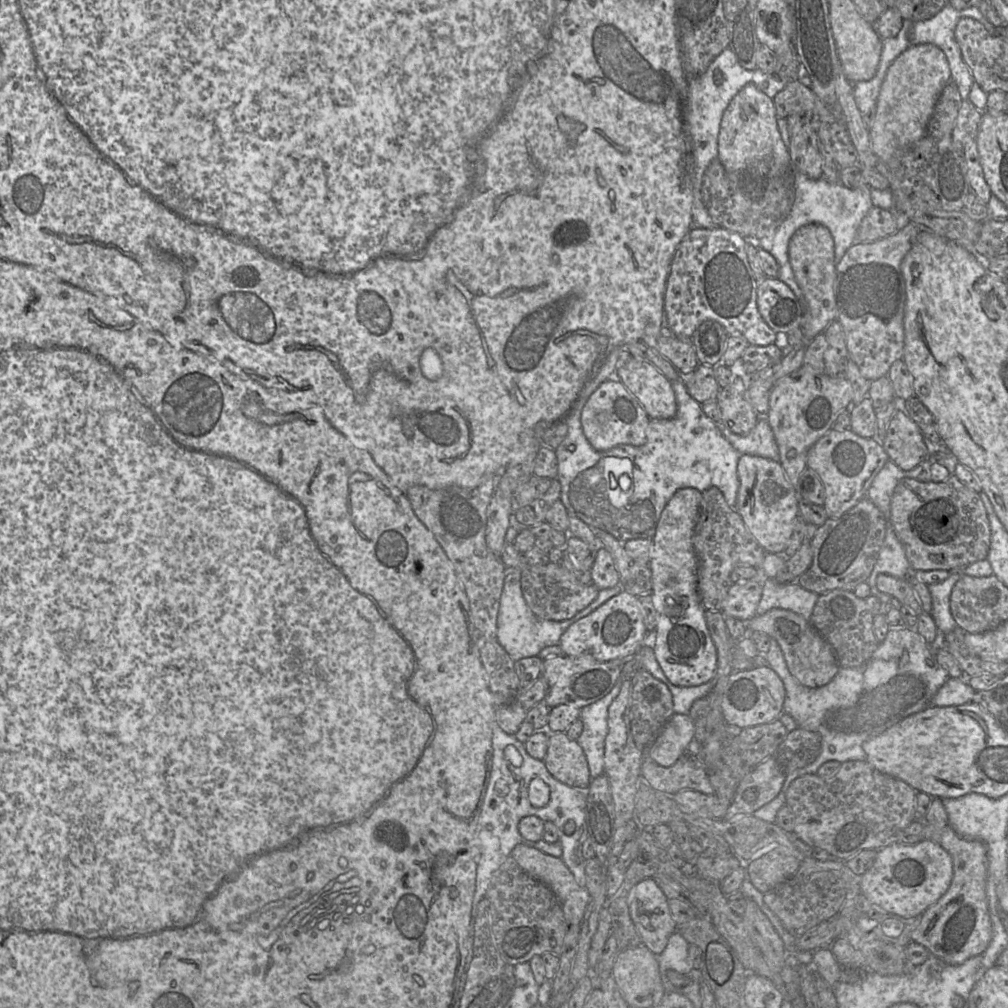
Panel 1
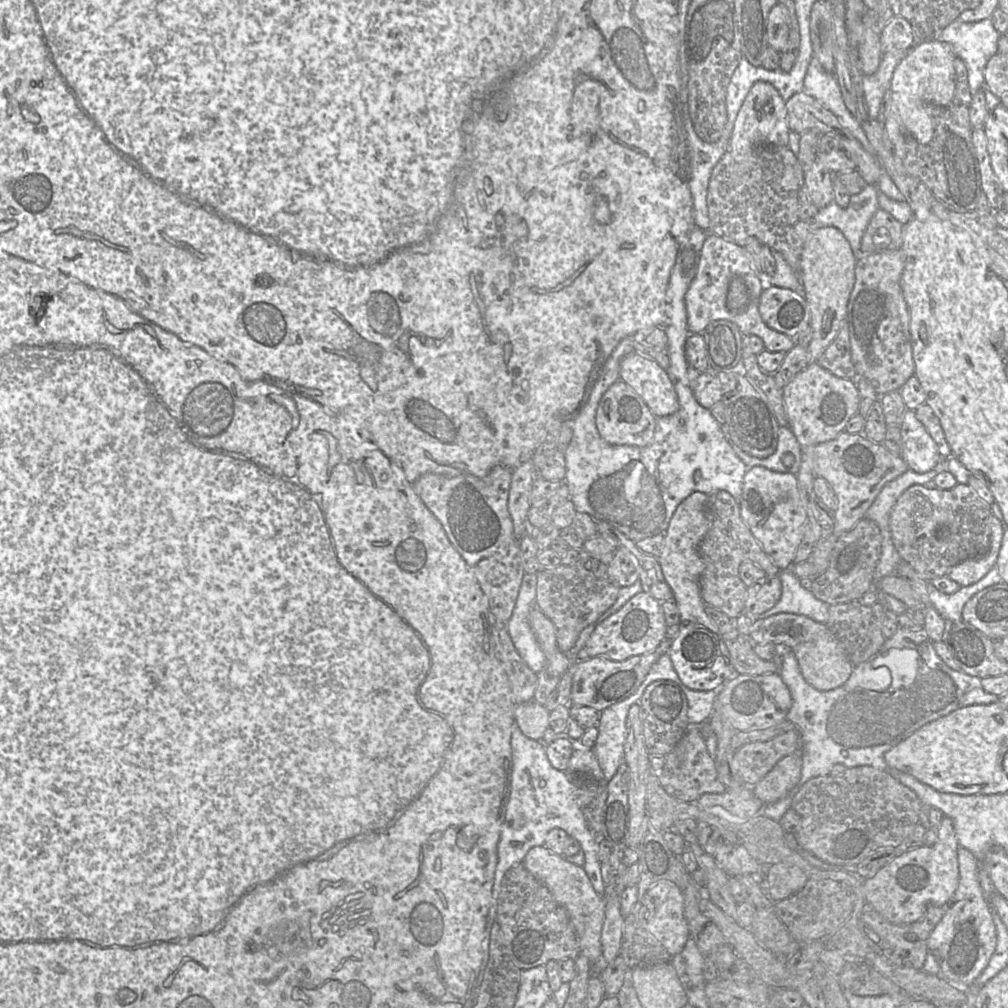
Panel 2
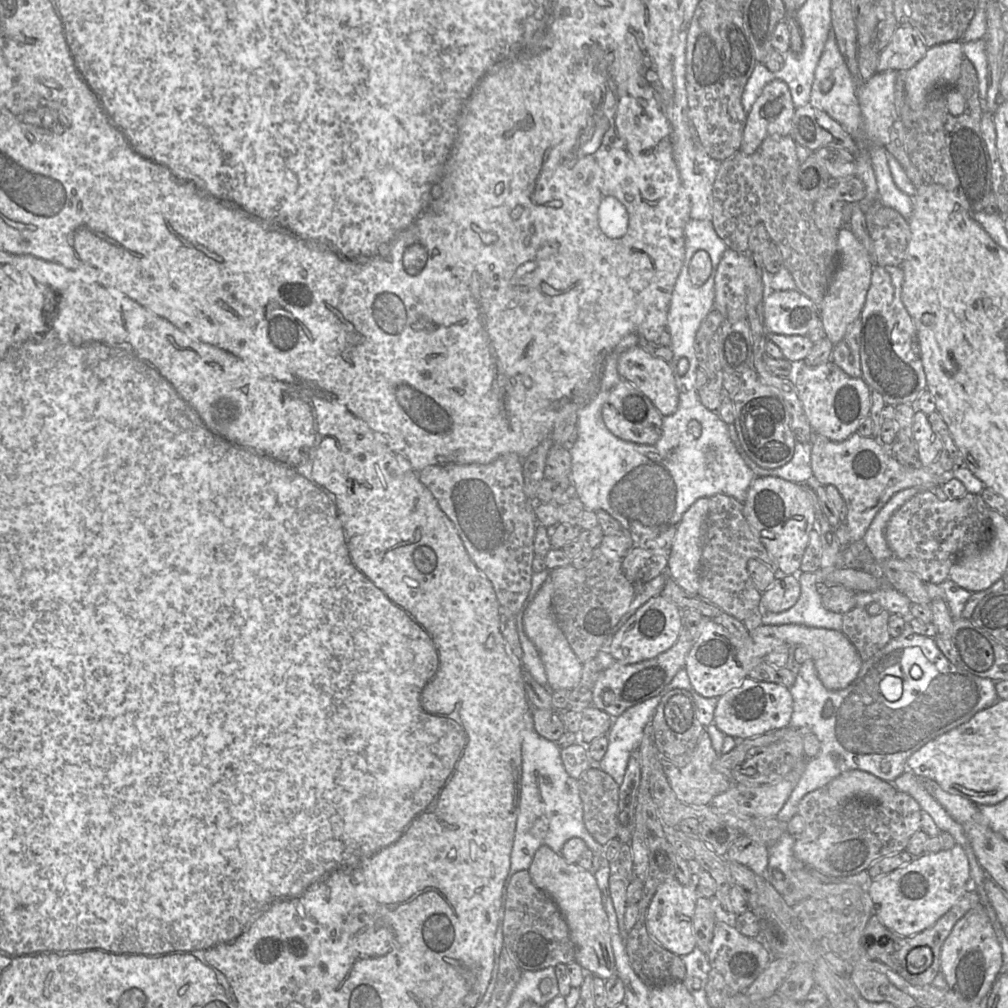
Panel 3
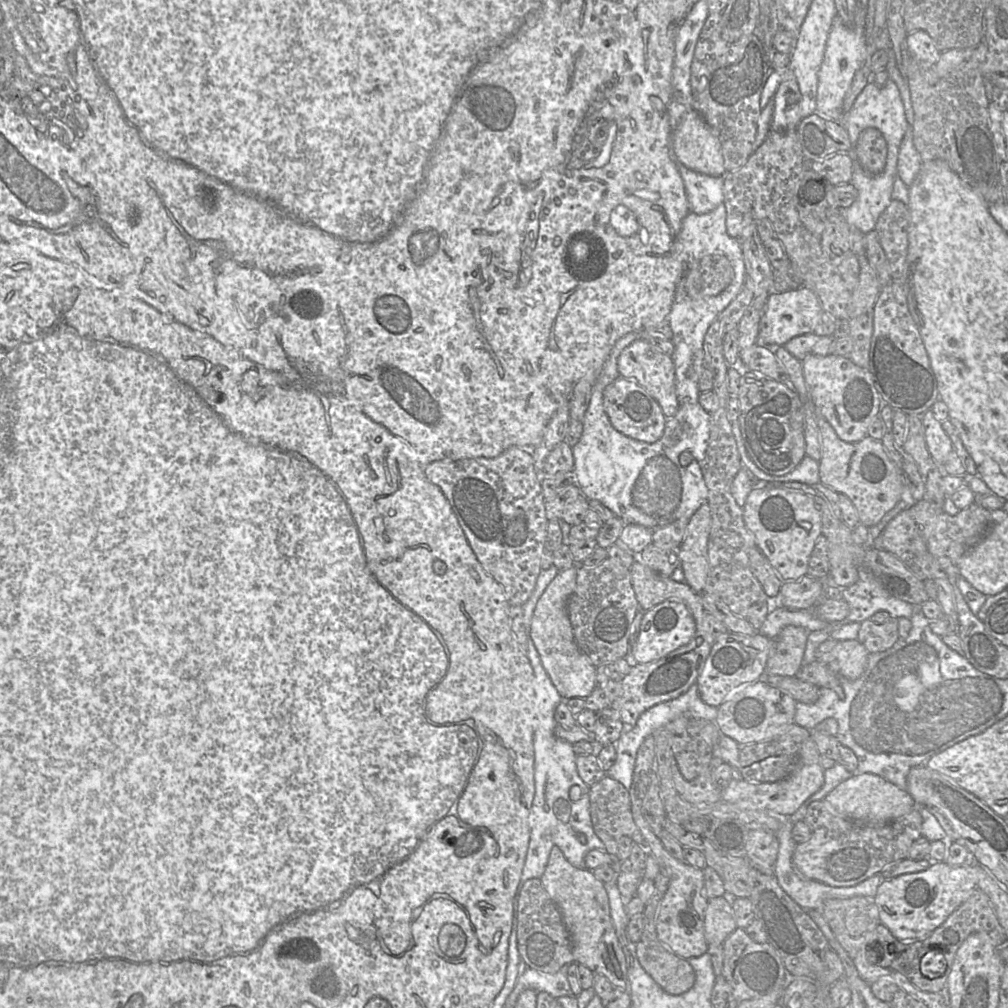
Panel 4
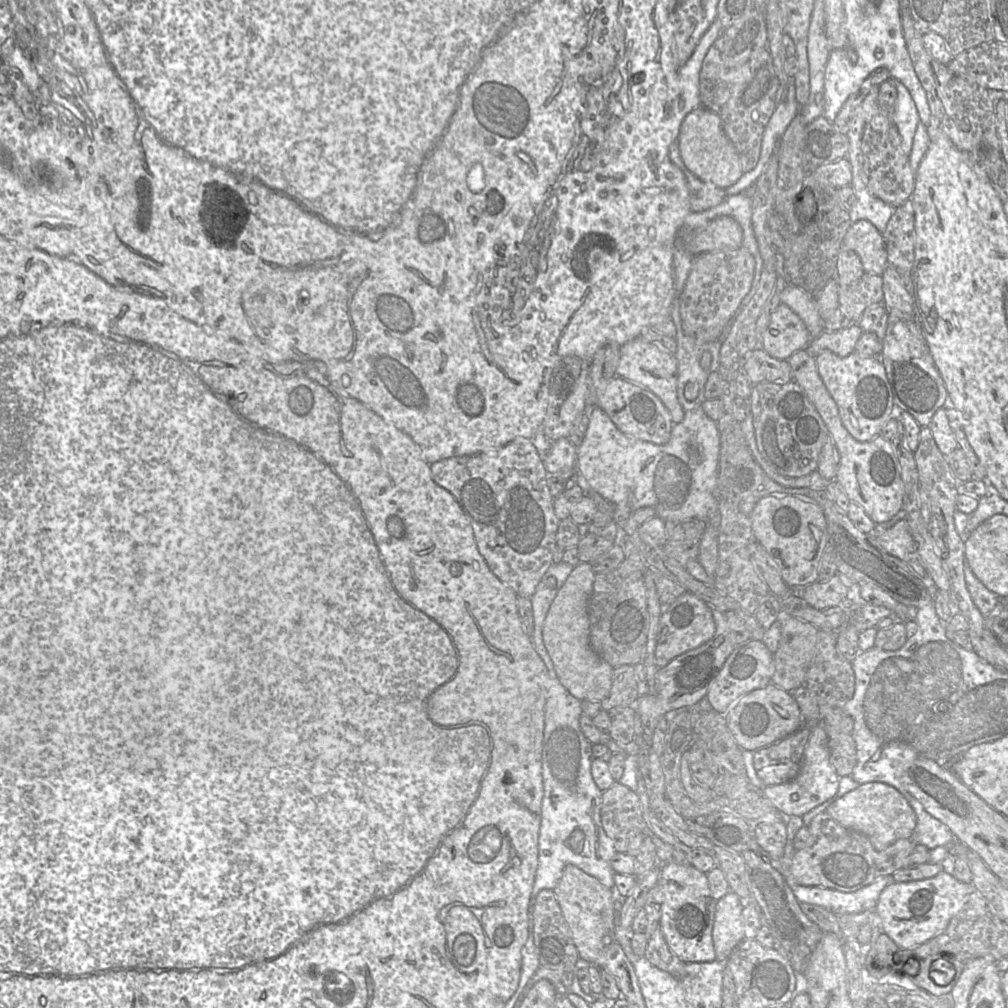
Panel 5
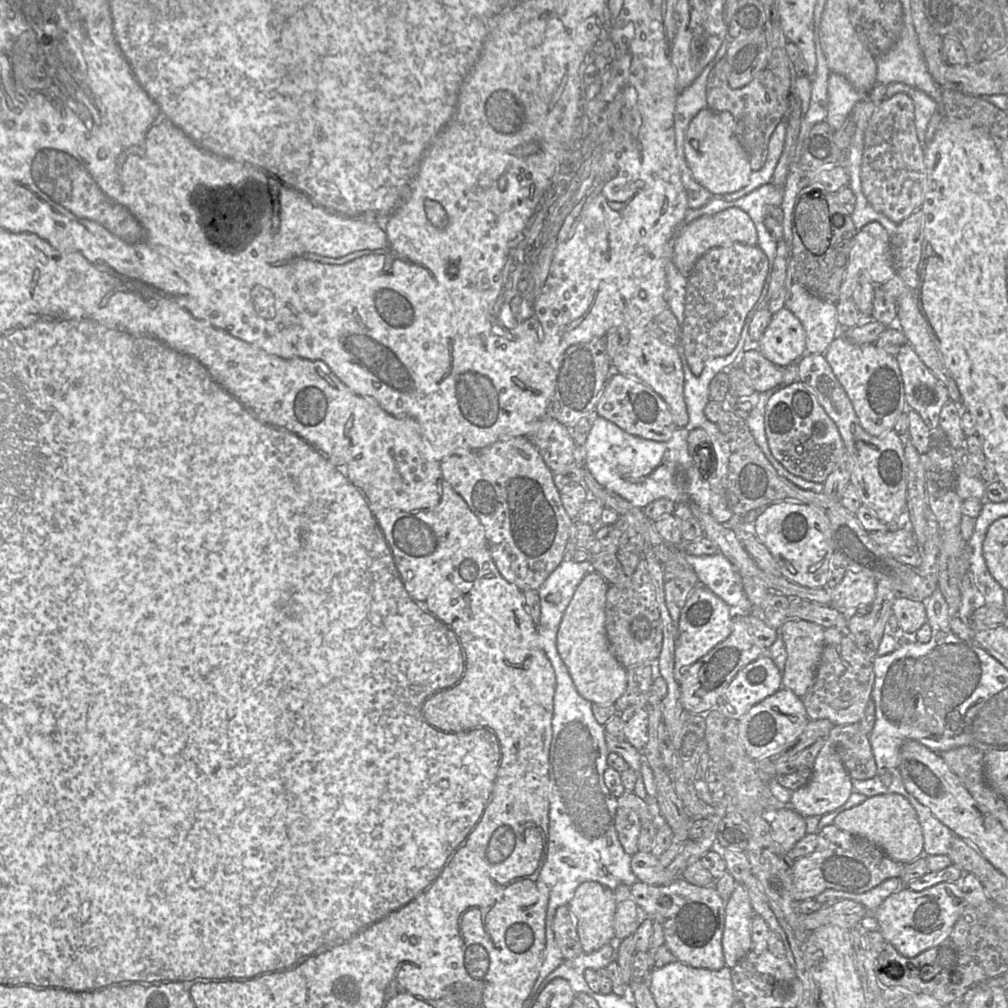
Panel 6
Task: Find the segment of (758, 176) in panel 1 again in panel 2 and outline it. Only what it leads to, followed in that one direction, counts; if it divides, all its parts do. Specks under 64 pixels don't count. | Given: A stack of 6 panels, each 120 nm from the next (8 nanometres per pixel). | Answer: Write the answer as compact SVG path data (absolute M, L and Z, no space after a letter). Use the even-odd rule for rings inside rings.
M756 82L748 92L733 124L729 140L732 155L751 154L762 145L788 146L790 129L785 101L768 82Z

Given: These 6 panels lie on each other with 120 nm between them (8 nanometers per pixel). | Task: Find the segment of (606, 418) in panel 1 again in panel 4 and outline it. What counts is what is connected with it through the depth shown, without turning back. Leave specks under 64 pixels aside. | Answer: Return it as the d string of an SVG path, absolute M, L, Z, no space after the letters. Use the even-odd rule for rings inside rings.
M618 377L605 388L603 404L612 426L620 433L646 443L662 437L667 418L657 401L635 381Z

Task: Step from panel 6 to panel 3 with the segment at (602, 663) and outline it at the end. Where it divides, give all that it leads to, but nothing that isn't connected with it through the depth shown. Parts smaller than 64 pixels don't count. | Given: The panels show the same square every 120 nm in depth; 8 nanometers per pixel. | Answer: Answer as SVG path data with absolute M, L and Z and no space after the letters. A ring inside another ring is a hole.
M548 577L525 611L523 626L527 637L537 648L544 664L548 689L550 691L572 690L581 680L583 664L577 658L556 621L552 608L553 589L553 583Z

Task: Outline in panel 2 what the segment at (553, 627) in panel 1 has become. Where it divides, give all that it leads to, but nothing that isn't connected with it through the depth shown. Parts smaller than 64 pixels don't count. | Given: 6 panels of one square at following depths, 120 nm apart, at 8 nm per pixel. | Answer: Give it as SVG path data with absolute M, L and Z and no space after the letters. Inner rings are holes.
M525 573L507 629L522 660L538 674L545 670L546 657L529 624L529 614L535 606L536 585L536 574Z

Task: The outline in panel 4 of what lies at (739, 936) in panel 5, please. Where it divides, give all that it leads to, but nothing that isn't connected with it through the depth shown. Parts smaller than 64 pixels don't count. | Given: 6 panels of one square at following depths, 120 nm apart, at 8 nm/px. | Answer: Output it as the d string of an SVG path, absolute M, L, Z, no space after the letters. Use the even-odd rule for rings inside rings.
M723 895L709 899L704 914L704 937L707 944L722 945L736 928L731 898Z

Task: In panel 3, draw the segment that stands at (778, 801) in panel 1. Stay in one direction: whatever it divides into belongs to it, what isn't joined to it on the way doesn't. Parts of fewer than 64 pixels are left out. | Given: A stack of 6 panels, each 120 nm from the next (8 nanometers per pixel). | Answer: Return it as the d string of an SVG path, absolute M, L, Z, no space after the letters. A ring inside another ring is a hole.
M906 622L900 636L867 661L864 661L856 679L842 690L827 689L817 675L812 660L799 665L794 685L789 689L793 712L789 726L809 728L820 741L818 754L807 759L802 776L776 818L787 823L798 814L801 799L814 790L826 786L841 774L837 758L842 757L849 769L866 771L877 778L893 782L907 770L908 758L928 742L969 721L977 712L999 700L995 681L967 672L951 663L931 637L915 633Z

